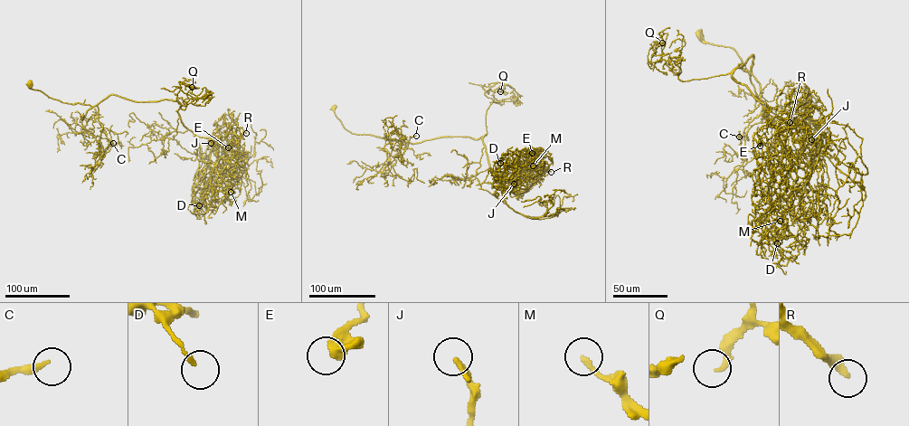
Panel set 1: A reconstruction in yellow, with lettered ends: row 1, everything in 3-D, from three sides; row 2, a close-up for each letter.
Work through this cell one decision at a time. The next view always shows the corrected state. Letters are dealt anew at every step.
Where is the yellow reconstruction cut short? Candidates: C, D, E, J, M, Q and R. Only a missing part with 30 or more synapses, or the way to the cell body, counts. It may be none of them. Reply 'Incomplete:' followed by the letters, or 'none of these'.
Incomplete: C, Q

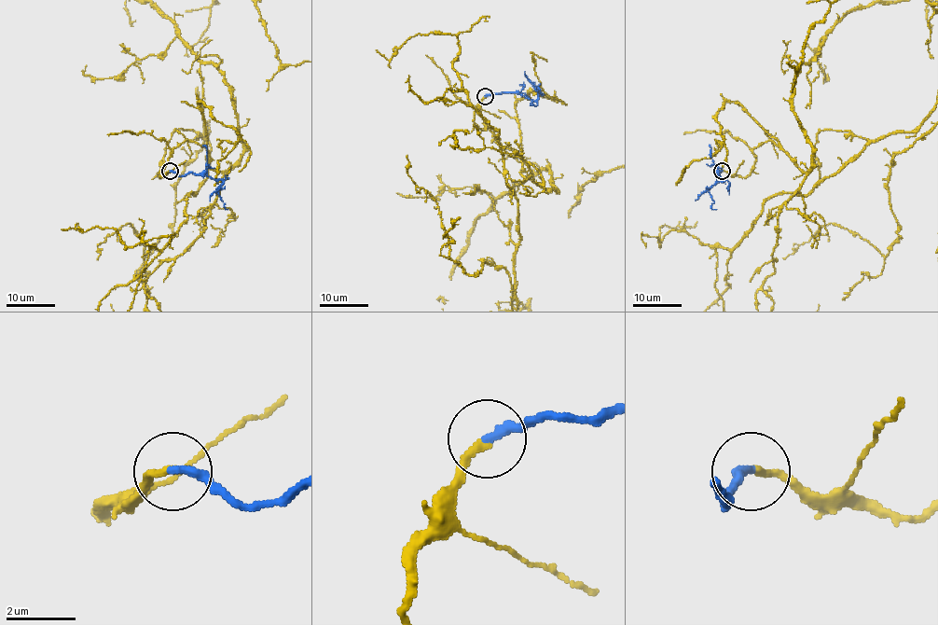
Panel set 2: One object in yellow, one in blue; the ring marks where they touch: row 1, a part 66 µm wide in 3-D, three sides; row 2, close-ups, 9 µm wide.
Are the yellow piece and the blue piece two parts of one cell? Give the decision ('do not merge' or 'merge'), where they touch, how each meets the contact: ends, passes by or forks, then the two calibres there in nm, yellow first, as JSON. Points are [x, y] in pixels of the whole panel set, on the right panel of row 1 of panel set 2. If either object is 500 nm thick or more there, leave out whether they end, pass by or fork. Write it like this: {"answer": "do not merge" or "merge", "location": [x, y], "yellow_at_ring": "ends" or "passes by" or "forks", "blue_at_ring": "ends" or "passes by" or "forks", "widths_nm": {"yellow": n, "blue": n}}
{"answer": "merge", "location": [722, 171], "yellow_at_ring": "ends", "blue_at_ring": "ends", "widths_nm": {"yellow": 220, "blue": 280}}

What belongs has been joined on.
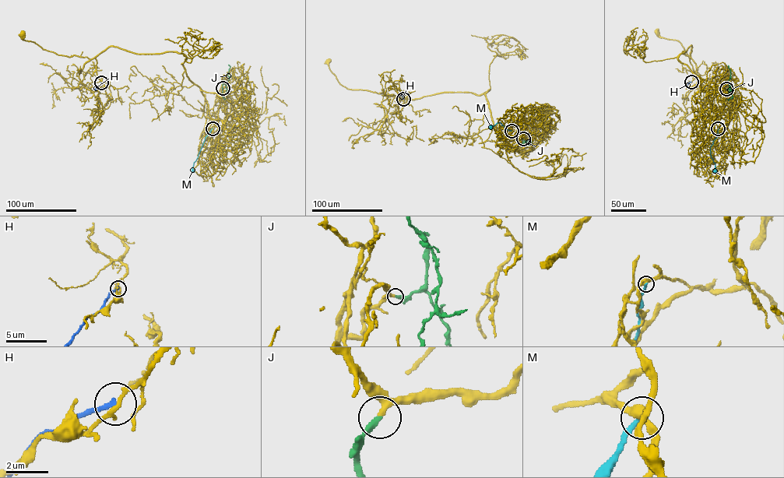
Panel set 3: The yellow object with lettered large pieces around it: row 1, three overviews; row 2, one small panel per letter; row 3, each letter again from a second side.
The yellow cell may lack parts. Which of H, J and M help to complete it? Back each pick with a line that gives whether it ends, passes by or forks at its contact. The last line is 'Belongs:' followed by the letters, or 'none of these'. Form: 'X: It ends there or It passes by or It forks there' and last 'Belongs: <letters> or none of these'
J: It ends there
Belongs: J

